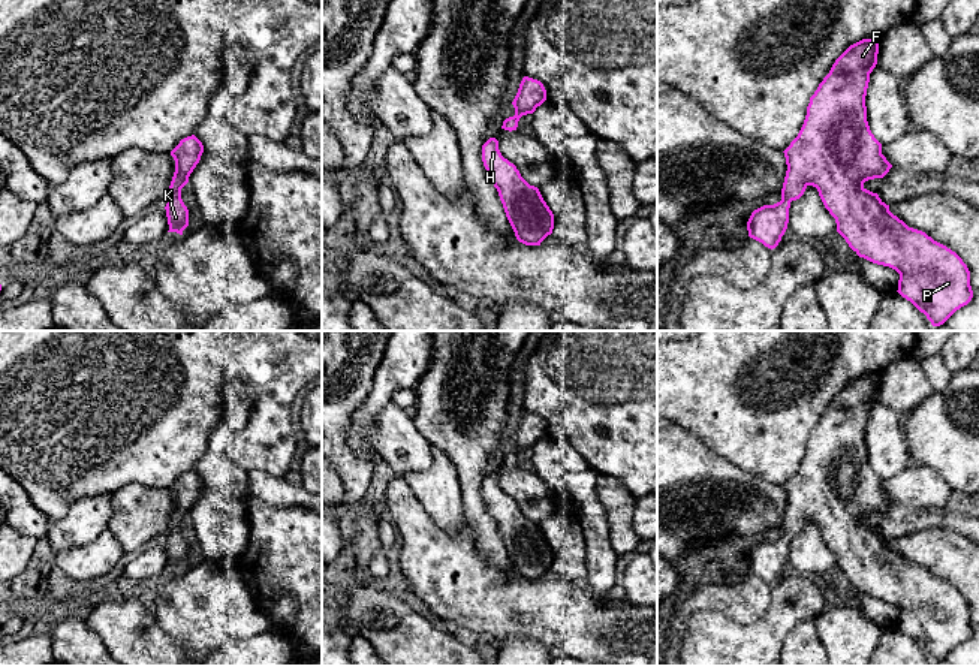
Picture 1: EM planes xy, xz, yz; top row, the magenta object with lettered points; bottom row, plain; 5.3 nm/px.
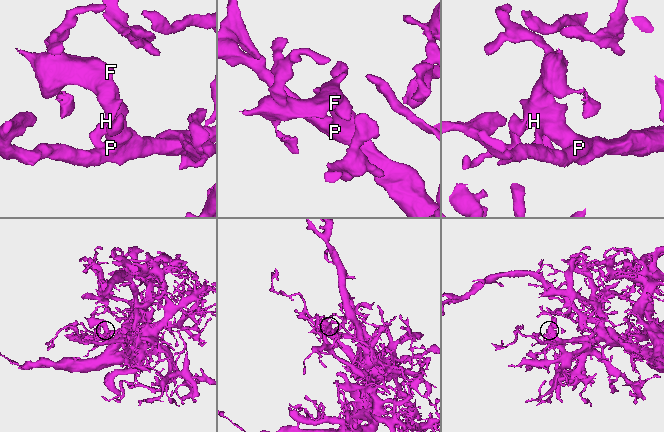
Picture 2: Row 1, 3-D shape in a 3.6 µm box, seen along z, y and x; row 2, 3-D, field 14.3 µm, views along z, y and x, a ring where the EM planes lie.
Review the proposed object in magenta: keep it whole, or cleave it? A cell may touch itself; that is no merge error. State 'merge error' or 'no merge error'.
no merge error

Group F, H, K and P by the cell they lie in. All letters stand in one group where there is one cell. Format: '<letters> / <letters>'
F H K P

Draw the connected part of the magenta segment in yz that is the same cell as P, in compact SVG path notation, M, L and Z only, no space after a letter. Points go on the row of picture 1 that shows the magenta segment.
M862 39L835 60L810 97L798 136L783 151L787 171L781 201L754 210L747 230L750 238L775 248L787 229L790 202L813 186L849 247L859 257L895 269L900 274L897 292L924 313L933 326L940 326L973 298L967 265L955 251L925 232L909 227L889 211L889 205L877 193L864 187L865 181L883 178L892 168L867 121L865 96L870 73L877 64L879 43L877 39Z

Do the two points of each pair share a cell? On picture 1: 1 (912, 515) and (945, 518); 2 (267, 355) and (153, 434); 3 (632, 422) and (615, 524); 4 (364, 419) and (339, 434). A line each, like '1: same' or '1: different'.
1: same
2: different
3: different
4: different

